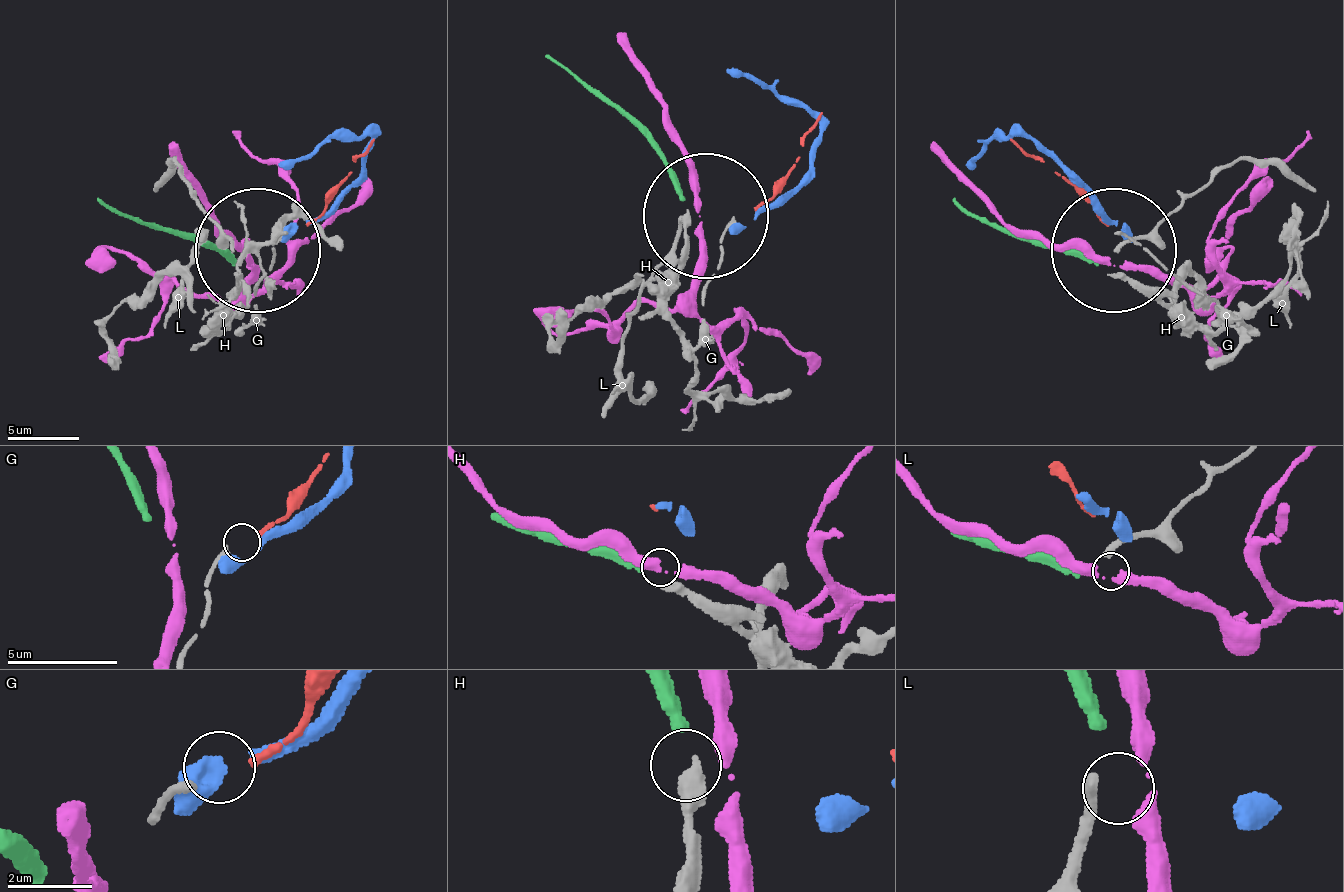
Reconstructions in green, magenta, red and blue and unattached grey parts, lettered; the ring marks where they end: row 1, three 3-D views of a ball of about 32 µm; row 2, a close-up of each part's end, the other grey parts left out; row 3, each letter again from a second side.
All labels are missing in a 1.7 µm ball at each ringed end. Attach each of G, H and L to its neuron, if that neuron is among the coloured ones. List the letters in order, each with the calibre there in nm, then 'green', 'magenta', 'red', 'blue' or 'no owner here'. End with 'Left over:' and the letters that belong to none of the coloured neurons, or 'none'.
G: 200 nm thick; red
H: 440 nm thick; green
L: 280 nm thick; magenta
Left over: none

